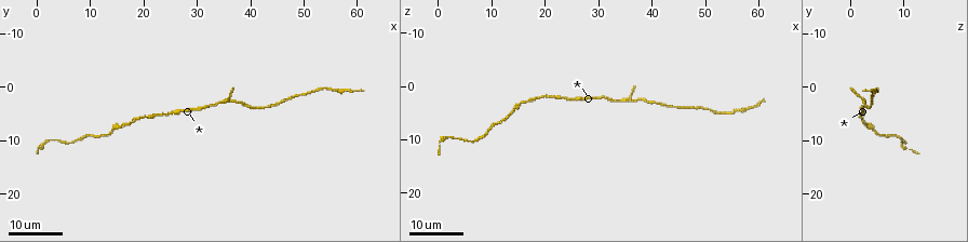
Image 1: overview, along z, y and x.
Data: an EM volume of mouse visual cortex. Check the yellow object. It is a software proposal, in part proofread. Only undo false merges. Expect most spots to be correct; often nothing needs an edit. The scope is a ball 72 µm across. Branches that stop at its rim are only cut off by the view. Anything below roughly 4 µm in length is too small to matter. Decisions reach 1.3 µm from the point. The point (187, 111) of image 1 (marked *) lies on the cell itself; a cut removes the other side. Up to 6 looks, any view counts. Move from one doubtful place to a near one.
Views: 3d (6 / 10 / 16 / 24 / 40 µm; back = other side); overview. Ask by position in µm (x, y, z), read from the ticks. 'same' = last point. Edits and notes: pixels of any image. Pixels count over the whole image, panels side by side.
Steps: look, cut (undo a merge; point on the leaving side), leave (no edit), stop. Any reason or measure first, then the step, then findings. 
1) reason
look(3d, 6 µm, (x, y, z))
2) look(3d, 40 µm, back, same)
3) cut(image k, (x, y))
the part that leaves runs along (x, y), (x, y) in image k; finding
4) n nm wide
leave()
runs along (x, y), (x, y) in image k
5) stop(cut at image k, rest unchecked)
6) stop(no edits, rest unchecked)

thick turns thin
look(3d, 16 µm, (36.0, 2.5, 2.5))

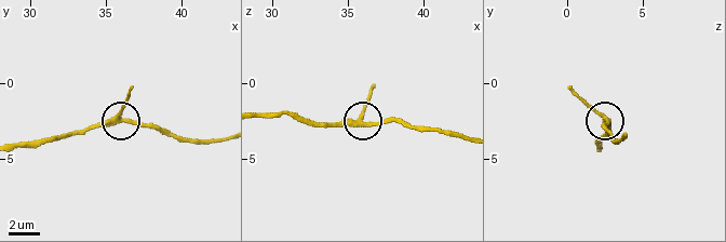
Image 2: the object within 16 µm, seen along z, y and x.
look(3d, 6 µm, (36.4, 2.4, 2.8))

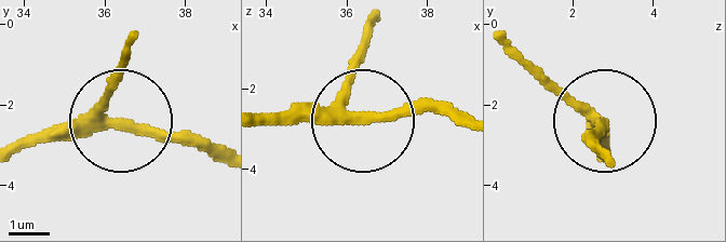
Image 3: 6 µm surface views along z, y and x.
leave()
runs along (268, 111), (381, 121), (460, 111) in image 3; continuous, no second cell

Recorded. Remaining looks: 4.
thick turns thin
look(3d, 24 µm, (25.0, 5.0, 2.5))

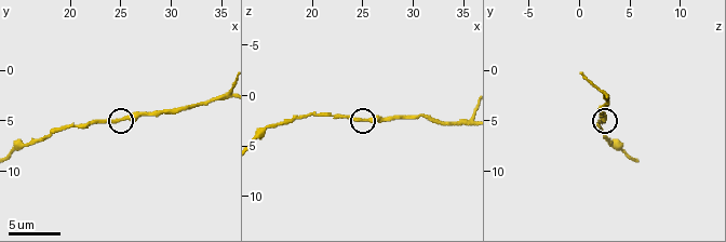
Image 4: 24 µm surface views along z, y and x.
look(3d, 6 µm, (25.0, 5.0, 2.4))

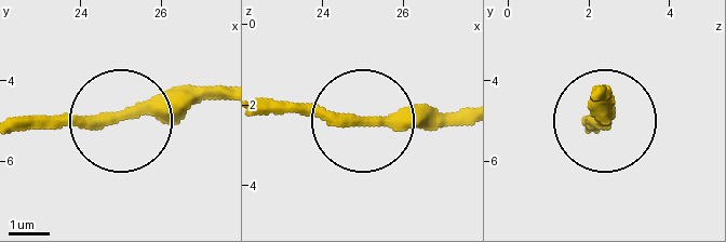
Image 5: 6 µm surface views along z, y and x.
290 nm wide
leave()
one cell here

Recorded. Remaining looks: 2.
thick turns thin
look(3d, 16 µm, (14.0, 8.5, 4.0))

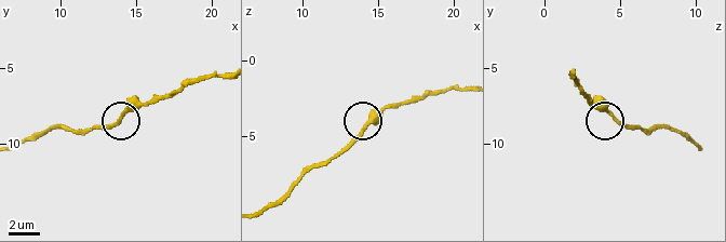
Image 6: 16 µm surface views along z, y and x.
zoom in
look(3d, 6 µm, (14.0, 8.0, 4.4))

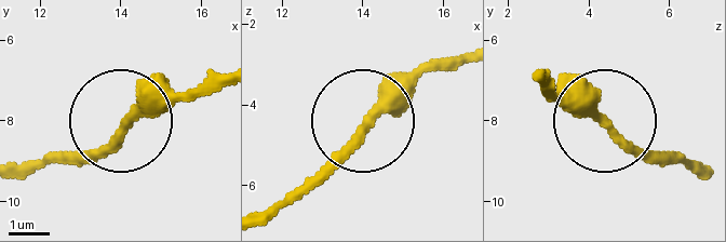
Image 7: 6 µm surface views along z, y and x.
leave()
runs along (216, 71), (155, 95), (93, 150), (35, 171) in image 7; all the same cell

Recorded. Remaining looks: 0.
stop(no edits, rest unchecked)

